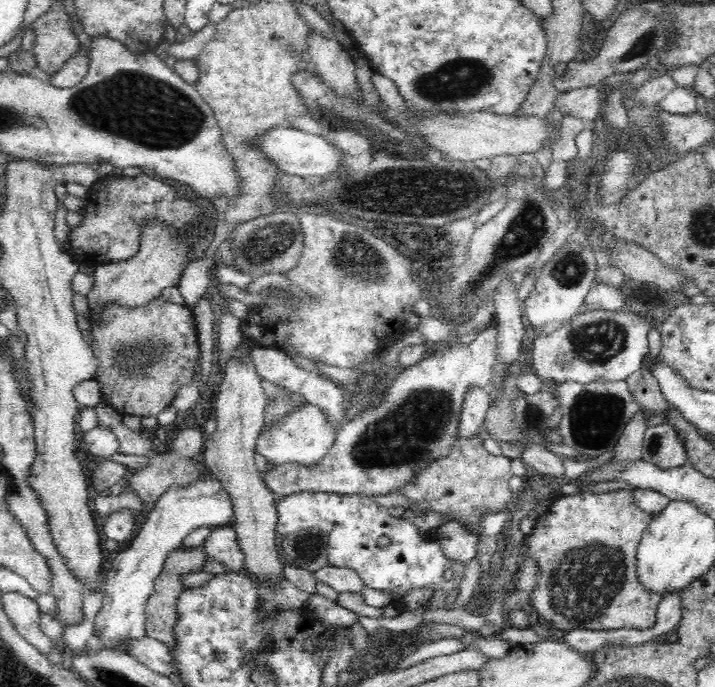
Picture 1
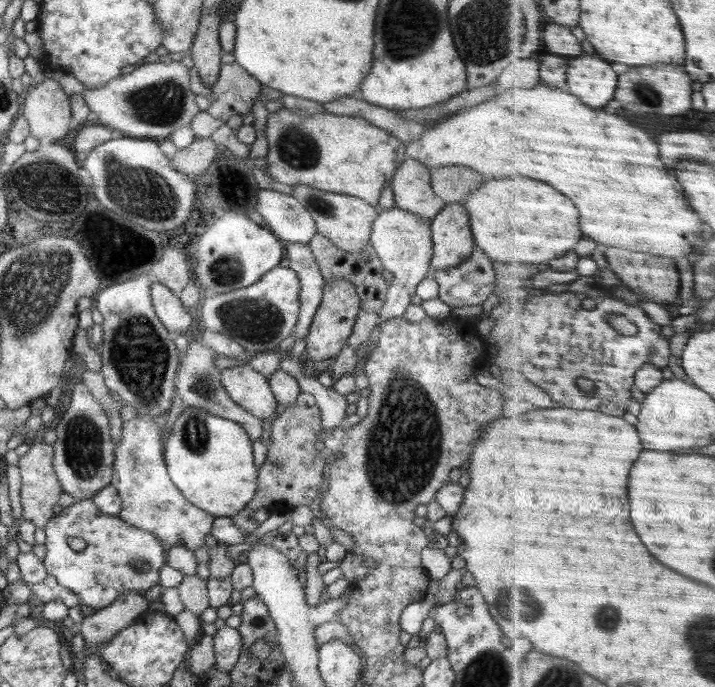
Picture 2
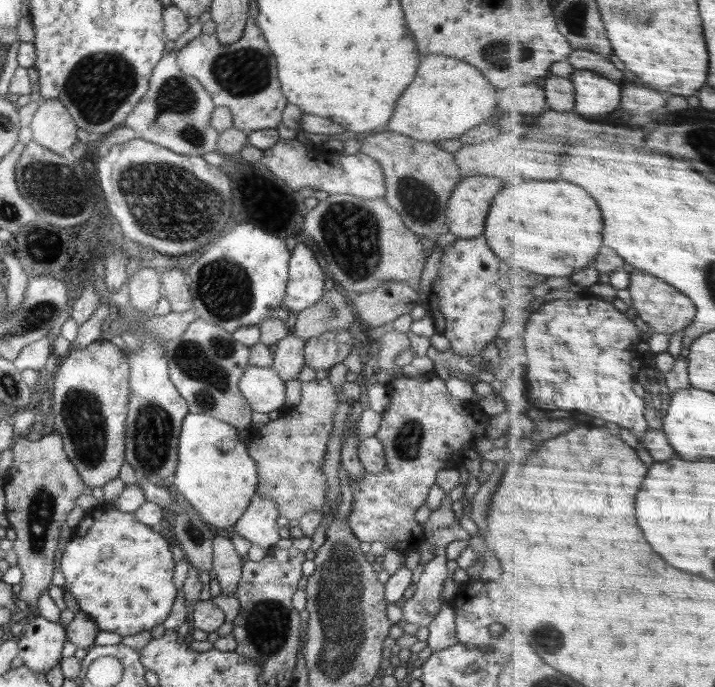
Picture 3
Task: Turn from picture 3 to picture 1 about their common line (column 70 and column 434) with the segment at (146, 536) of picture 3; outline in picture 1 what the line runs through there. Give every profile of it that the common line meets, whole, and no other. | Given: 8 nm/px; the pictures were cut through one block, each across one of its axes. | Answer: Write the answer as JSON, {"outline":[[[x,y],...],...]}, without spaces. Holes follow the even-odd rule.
{"outline":[[[296,492],[276,503],[276,509],[278,520],[275,532],[278,532],[278,536],[286,538],[288,534],[305,528],[324,530],[329,536],[328,564],[355,570],[366,586],[389,592],[391,604],[400,607],[402,611],[402,596],[416,588],[428,588],[433,592],[444,590],[451,600],[459,593],[465,564],[454,561],[451,569],[455,577],[449,581],[444,579],[444,572],[450,568],[452,561],[444,557],[440,541],[436,537],[432,539],[427,532],[420,532],[410,519],[390,515],[387,508],[378,505],[368,495]],[[382,536],[388,536],[391,540],[386,548],[378,547],[378,538]]]}

